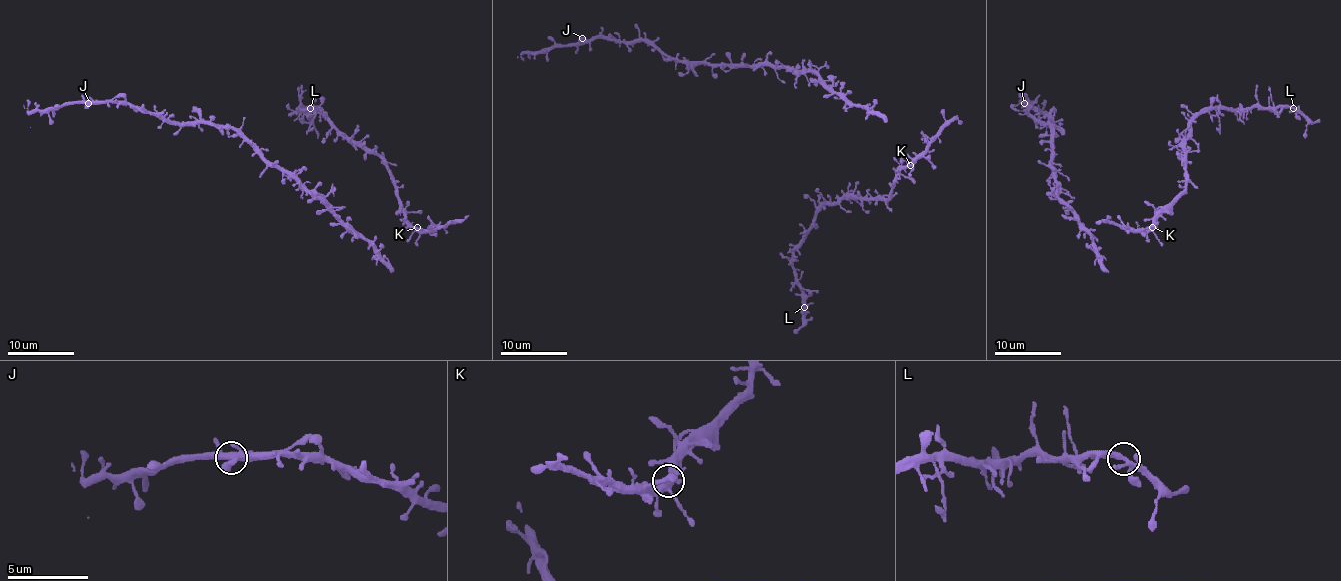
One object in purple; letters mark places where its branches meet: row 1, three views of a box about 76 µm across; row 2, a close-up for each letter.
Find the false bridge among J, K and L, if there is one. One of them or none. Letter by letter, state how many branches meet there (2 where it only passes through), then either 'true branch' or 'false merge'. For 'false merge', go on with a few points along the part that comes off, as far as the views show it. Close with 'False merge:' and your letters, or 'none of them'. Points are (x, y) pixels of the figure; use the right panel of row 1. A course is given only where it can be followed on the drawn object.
J: branches 3; true branch
K: branches 4; true branch
L: branches 4; true branch
False merge: none of them

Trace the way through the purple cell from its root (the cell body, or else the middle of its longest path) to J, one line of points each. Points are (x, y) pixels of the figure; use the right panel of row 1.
J: (1092, 240), (1092, 235), (1079, 219), (1057, 197), (1057, 182), (1052, 171), (1052, 127), (1034, 118), (1024, 103)

